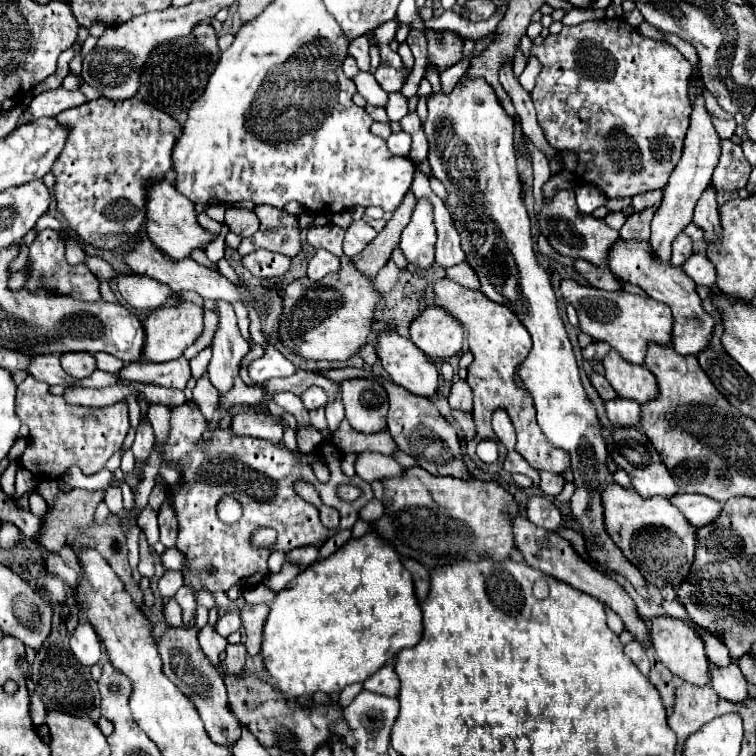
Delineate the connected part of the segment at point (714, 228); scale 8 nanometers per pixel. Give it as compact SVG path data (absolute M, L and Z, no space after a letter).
M713 184L707 186L703 196L695 204L693 212L693 224L705 230L705 242L717 242L721 236L721 226L719 226L719 204L715 200L715 188Z

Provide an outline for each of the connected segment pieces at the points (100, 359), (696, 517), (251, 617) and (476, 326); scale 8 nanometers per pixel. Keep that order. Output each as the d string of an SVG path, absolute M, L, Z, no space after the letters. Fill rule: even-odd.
M97 352L93 356L97 360L97 368L103 370L103 372L111 372L111 374L117 376L121 372L121 368L123 368L123 360L119 360L119 358L115 358L115 356L107 354L107 352Z
M675 494L671 498L671 502L679 508L679 512L697 528L711 524L719 512L721 512L721 504L707 498L707 496L699 496L699 494Z
M245 604L245 606L239 610L241 624L243 624L243 628L245 628L245 646L247 646L249 656L259 654L259 650L261 650L263 624L265 624L265 620L267 620L267 612L269 612L269 606L267 606L267 604L255 604L255 606Z
M449 278L437 280L431 288L431 296L425 296L425 302L429 306L443 308L445 312L453 314L461 322L461 326L465 328L467 342L469 342L469 350L475 356L473 364L467 370L469 372L467 384L471 386L473 398L475 398L473 418L475 418L475 424L477 424L477 436L467 442L467 456L483 472L501 472L503 460L507 456L507 448L497 440L497 436L491 428L491 416L493 416L495 410L505 410L509 414L515 430L517 430L515 450L535 470L549 470L549 472L555 472L555 474L563 474L569 468L567 452L551 446L551 442L543 436L543 432L537 424L537 418L535 418L535 406L533 406L531 394L525 388L519 388L517 382L515 382L515 372L519 370L521 362L529 354L529 332L527 332L527 328L523 328L523 324L519 324L519 318L509 308L503 308L501 304L495 304L493 300L487 300L487 296L483 296L479 290L463 288L461 284L449 280ZM485 438L495 440L497 446L499 446L499 460L495 464L485 464L483 460L479 460L479 456L475 452L477 444Z

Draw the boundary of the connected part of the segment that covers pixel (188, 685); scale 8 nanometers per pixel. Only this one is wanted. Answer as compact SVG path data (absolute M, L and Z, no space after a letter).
M195 626L167 628L165 634L161 636L161 640L157 642L157 648L159 648L159 656L161 656L161 662L163 662L165 676L183 694L187 694L189 700L195 704L209 738L215 744L223 744L227 748L233 746L241 736L241 726L239 726L237 718L231 714L231 710L227 708L227 690L225 690L225 684L223 684L223 678L215 670L215 666L209 662L209 658L203 654L203 650L197 642Z

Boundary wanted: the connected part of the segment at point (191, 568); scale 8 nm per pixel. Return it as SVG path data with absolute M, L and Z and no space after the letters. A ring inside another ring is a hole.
M193 402L173 406L169 420L169 436L163 442L163 452L161 452L165 462L175 462L181 468L181 478L183 478L181 484L167 486L167 492L171 492L171 502L179 522L179 536L175 546L185 556L181 574L185 586L191 586L195 592L199 590L227 592L233 586L245 590L261 584L269 572L267 560L271 552L291 552L293 548L309 546L309 544L321 546L337 530L353 528L353 524L359 518L359 510L373 498L371 486L359 476L349 480L349 484L361 490L361 496L357 500L343 502L337 496L337 488L341 484L347 484L347 476L341 472L341 452L335 448L335 444L329 438L323 440L323 444L317 450L317 454L325 458L331 470L331 480L327 484L321 484L315 478L305 454L301 460L297 460L293 452L289 452L283 444L273 446L271 442L261 438L237 436L229 428L225 430L215 428L209 444L199 448L205 430L207 430L207 420L203 418L199 406L195 406ZM297 480L311 482L319 492L321 502L339 512L341 520L337 528L327 528L321 524L319 508L305 502L295 492ZM225 494L231 494L243 508L243 516L235 524L225 524L217 518L217 504ZM257 528L273 528L277 532L275 544L267 548L253 546L251 532ZM209 564L215 568L211 576L207 574Z

